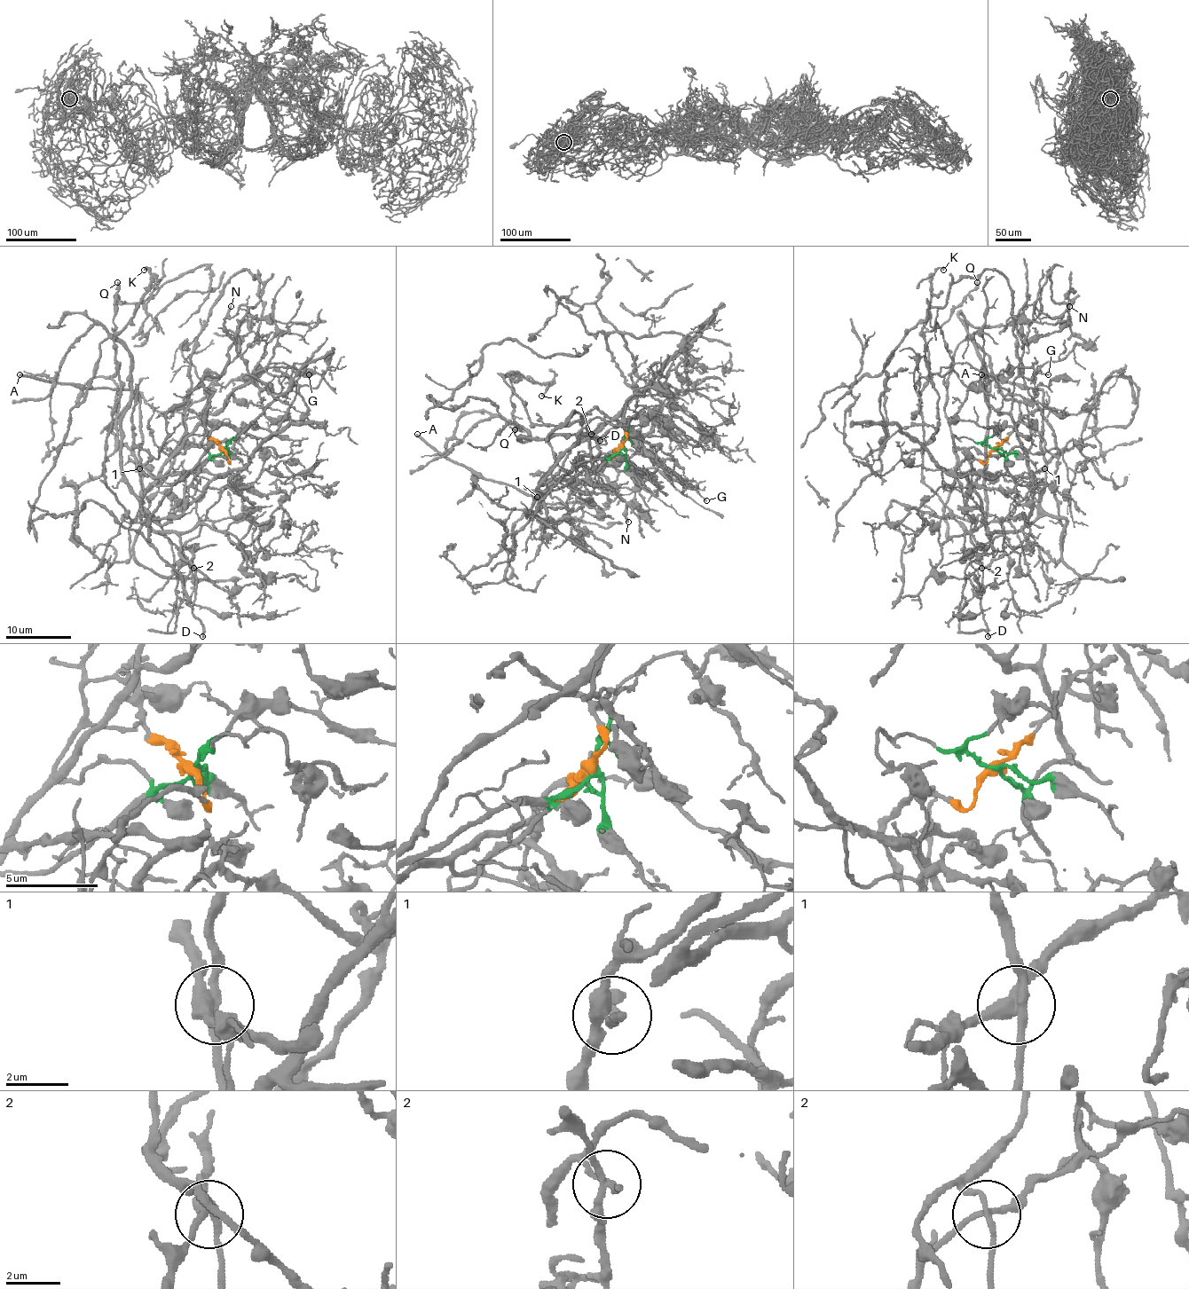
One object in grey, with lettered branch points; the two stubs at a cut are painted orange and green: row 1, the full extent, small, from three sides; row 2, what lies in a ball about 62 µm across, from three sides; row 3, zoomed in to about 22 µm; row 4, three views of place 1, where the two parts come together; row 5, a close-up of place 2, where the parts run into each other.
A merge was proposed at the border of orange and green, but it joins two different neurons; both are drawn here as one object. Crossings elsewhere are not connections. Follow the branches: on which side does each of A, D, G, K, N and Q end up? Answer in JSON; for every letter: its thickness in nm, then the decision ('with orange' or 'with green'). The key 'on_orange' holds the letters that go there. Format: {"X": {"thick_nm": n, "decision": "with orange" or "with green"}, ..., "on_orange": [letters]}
{"A": {"thick_nm": 280, "decision": "with green"}, "D": {"thick_nm": 280, "decision": "with green"}, "G": {"thick_nm": 130, "decision": "with green"}, "K": {"thick_nm": 240, "decision": "with orange"}, "N": {"thick_nm": 200, "decision": "with green"}, "Q": {"thick_nm": 360, "decision": "with orange"}, "on_orange": ["K", "Q"]}

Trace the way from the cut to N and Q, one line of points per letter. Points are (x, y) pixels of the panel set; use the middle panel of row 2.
N: (624, 446), (586, 459), (554, 484), (601, 463), (636, 475), (644, 469), (626, 505), (628, 522)
Q: (624, 446), (617, 420), (595, 407), (563, 426), (534, 424), (503, 377), (517, 373), (515, 428)

